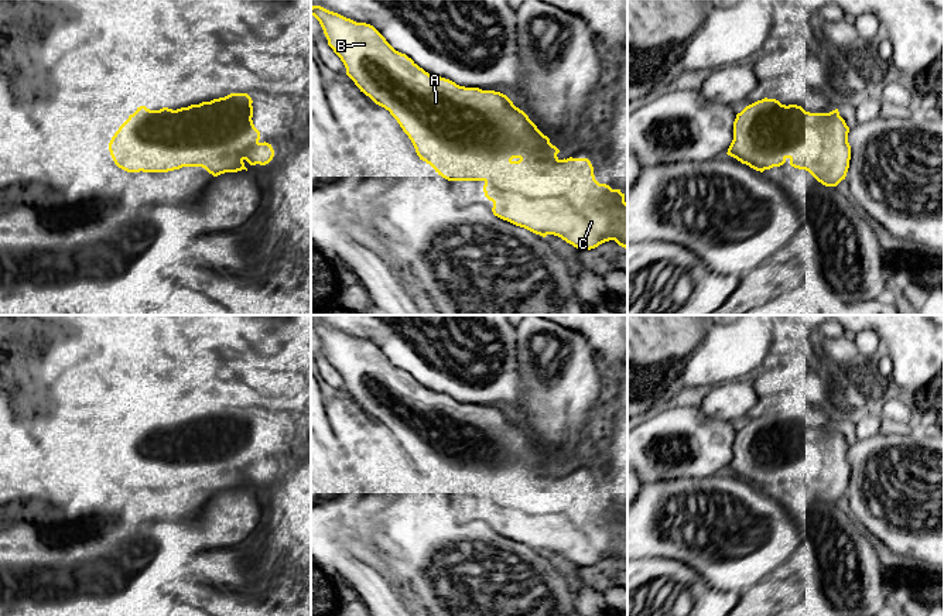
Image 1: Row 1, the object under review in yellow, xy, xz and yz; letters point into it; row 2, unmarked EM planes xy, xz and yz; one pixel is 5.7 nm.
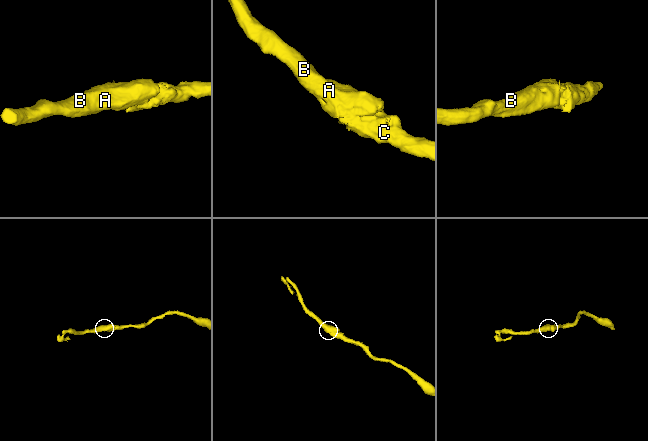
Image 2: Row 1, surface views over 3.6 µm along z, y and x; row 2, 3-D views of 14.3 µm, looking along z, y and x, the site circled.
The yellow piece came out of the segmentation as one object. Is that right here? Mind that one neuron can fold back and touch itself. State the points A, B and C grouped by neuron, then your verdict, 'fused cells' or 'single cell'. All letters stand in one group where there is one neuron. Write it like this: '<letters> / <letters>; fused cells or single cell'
A B C; single cell

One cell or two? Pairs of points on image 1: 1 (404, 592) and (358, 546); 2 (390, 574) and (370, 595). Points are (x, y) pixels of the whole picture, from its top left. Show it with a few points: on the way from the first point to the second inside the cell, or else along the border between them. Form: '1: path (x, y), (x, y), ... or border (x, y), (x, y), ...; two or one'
1: path (396, 579), (370, 557); one
2: border (356, 561), (372, 567), (402, 601); two

